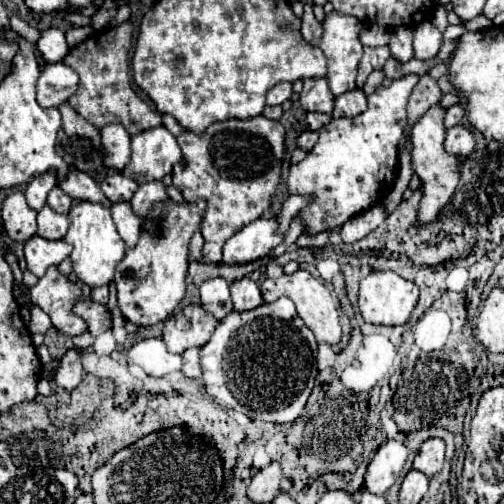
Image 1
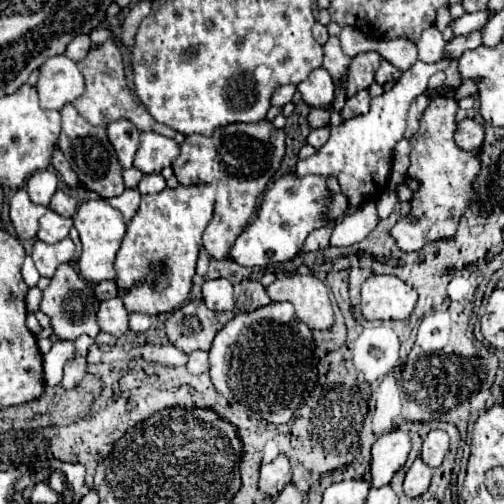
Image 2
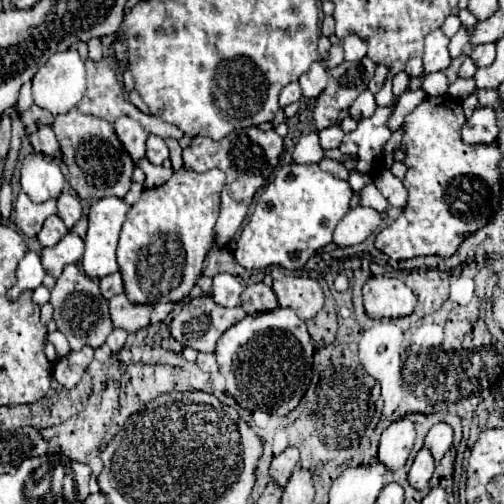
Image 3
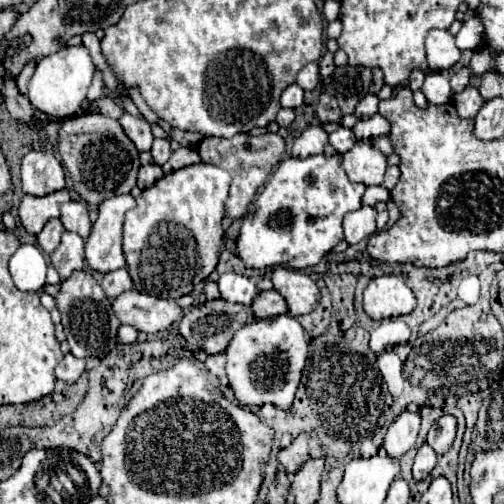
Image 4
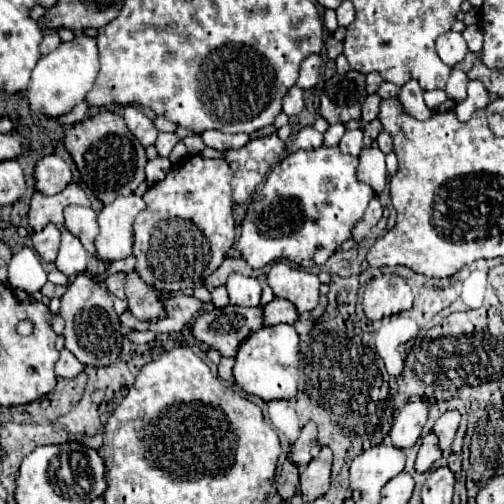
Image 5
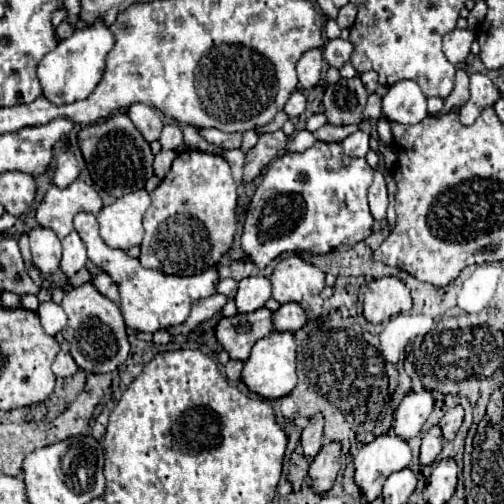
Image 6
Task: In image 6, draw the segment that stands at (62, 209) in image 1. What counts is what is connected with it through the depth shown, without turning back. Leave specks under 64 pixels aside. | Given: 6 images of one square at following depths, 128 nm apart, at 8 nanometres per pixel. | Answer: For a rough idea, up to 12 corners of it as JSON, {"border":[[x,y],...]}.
{"border":[[94,214],[74,230],[88,258],[110,274],[126,326],[152,334],[188,318],[214,294],[216,266],[196,276],[144,270],[108,248]]}

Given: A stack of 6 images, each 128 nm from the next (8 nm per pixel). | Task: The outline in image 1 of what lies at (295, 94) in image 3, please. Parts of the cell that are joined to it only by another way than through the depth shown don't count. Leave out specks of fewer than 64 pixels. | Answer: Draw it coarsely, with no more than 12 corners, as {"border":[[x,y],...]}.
{"border":[[280,82],[268,92],[268,104],[282,104],[292,94],[290,82]]}

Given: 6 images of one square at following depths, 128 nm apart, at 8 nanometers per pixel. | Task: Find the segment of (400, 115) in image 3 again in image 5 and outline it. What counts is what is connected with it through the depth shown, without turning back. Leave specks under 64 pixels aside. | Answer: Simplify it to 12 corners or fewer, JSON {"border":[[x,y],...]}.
{"border":[[372,120],[364,126],[366,144],[376,142],[382,124]]}

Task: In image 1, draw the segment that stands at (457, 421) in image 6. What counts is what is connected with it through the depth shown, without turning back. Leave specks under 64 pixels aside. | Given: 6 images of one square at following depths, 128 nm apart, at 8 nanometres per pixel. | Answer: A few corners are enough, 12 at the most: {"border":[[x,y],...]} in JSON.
{"border":[[428,438],[414,458],[414,470],[432,478],[444,464],[444,442]]}

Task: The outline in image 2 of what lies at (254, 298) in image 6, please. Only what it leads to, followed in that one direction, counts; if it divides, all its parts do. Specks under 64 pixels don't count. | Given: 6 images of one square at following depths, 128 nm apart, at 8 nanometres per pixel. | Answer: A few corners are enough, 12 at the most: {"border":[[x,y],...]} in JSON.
{"border":[[226,278],[206,280],[204,302],[210,310],[234,310],[232,284]]}

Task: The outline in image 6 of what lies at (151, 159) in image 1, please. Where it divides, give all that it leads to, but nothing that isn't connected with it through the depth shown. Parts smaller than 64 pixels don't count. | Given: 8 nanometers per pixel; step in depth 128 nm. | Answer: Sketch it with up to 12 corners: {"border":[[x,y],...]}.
{"border":[[168,124],[158,140],[162,150],[174,150],[182,144],[178,124]]}

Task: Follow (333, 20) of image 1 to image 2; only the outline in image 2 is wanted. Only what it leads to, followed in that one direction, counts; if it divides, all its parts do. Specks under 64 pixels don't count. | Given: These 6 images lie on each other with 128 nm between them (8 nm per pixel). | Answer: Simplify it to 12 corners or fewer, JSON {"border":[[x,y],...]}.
{"border":[[340,40],[324,44],[324,68],[334,80],[334,108],[346,104],[344,80],[352,58],[342,52]]}

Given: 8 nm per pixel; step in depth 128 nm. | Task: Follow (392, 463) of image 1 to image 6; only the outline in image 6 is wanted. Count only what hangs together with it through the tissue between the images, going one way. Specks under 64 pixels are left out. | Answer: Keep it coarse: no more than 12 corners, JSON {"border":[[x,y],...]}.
{"border":[[428,390],[410,392],[394,412],[402,440],[420,434],[434,408]]}

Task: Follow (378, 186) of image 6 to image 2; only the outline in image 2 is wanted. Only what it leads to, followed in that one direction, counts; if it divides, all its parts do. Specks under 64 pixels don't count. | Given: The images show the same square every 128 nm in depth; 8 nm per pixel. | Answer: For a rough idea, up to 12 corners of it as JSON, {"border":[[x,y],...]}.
{"border":[[364,202],[334,228],[330,246],[352,246],[378,224],[376,204]]}

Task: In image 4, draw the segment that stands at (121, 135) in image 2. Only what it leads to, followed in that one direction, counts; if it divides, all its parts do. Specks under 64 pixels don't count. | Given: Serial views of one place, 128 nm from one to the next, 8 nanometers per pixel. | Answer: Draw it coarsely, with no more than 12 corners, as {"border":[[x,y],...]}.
{"border":[[128,112],[120,118],[138,152],[150,150],[154,136],[146,120]]}

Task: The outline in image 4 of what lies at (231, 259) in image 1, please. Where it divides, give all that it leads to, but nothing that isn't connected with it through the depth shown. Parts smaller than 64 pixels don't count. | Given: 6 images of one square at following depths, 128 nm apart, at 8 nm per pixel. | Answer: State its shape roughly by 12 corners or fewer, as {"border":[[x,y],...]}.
{"border":[[340,154],[288,158],[242,218],[246,268],[306,270],[362,206]]}

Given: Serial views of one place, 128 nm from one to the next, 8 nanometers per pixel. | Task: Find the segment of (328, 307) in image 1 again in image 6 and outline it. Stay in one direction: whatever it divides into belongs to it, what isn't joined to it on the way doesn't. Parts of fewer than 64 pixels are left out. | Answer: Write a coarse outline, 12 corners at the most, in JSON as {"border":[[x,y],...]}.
{"border":[[298,256],[278,262],[272,298],[280,304],[322,292],[324,272]]}

